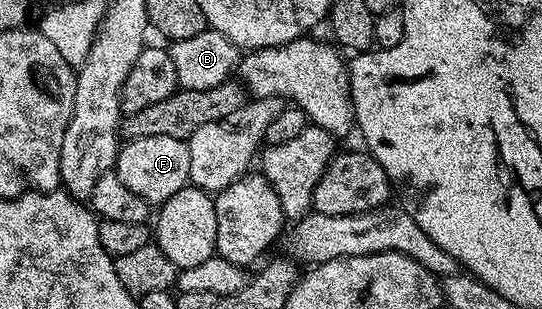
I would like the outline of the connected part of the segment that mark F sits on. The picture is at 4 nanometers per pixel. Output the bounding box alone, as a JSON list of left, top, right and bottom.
[116,137,190,205]

